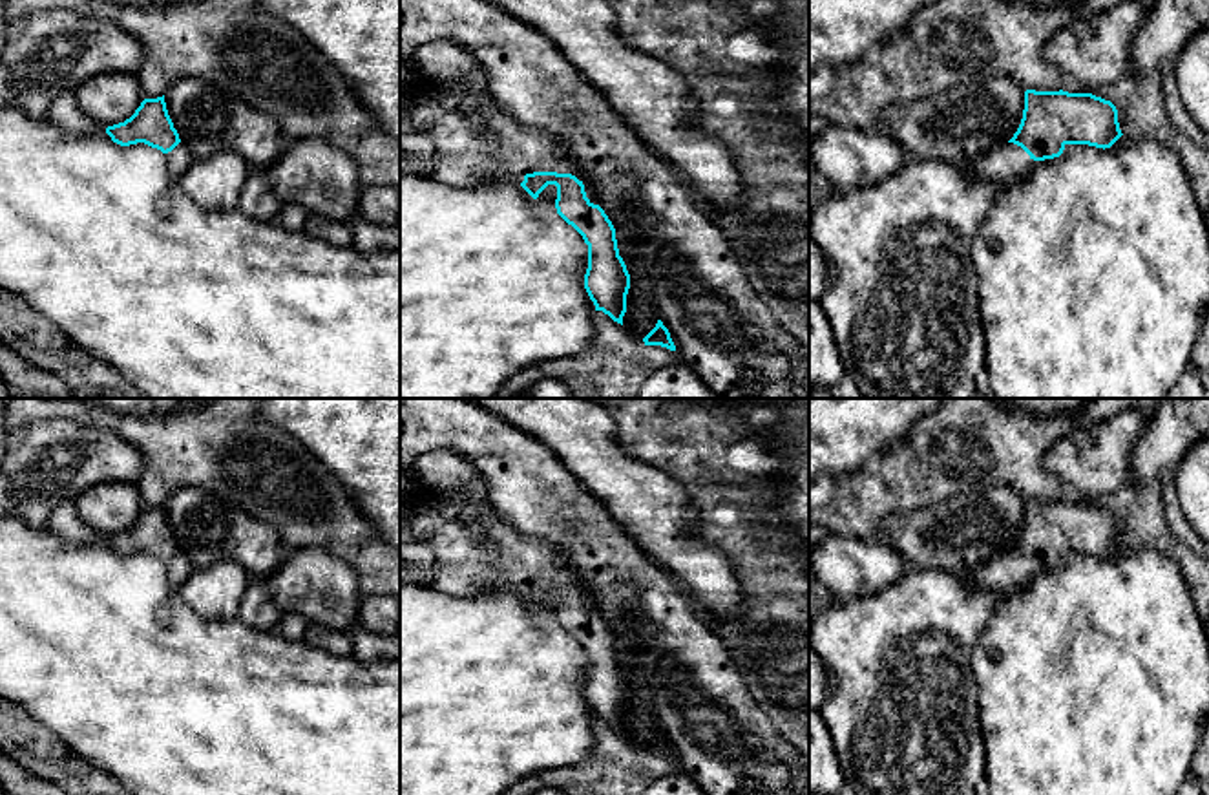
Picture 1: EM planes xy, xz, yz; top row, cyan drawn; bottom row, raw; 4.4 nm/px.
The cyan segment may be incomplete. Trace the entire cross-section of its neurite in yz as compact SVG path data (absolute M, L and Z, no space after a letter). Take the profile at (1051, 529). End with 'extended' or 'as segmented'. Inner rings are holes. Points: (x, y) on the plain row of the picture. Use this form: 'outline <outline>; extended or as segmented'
outline M1025 501L1014 546L966 574L973 588L1015 592L1037 570L1059 567L1067 554L1110 557L1121 546L1118 519L1092 503Z; extended

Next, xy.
outline M164 504L157 508L144 508L130 528L108 535L106 543L121 556L144 552L161 559L168 568L170 588L175 592L179 592L181 585L194 570L192 561L179 548L179 543L173 537Z; extended

